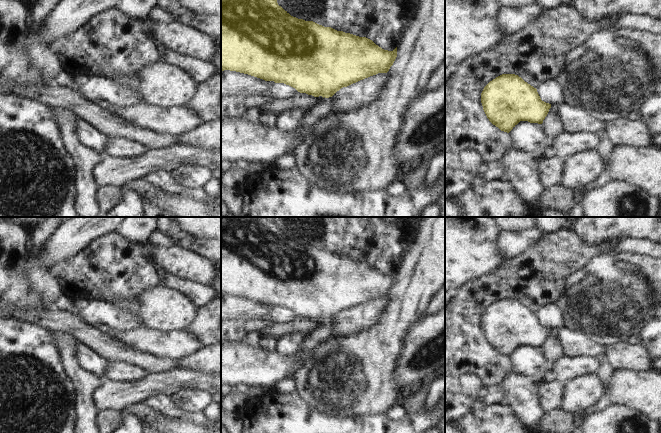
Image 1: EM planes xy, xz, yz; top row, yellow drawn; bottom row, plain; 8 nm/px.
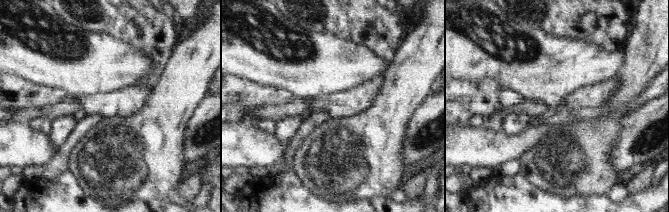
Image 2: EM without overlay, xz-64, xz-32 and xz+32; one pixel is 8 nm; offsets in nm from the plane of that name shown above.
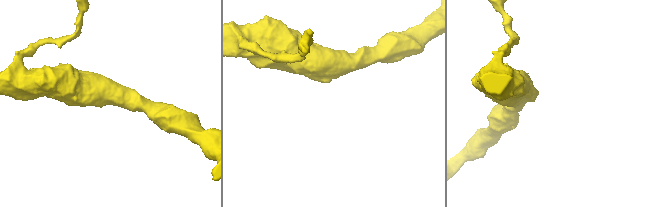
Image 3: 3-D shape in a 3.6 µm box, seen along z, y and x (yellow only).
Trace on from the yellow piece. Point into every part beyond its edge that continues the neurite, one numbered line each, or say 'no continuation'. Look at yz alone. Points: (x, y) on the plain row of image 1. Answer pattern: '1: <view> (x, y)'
no continuation

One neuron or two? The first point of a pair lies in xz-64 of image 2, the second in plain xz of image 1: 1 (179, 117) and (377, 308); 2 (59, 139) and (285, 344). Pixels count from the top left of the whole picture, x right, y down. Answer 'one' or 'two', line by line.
1: two
2: one

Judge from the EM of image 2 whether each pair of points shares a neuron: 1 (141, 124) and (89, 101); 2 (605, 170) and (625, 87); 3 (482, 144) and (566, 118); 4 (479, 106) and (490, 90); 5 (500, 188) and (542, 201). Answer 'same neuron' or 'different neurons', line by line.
1: different neurons
2: same neuron
3: same neuron
4: same neuron
5: same neuron

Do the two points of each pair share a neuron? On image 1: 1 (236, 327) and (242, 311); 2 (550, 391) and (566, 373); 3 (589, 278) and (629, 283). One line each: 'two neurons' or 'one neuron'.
1: two neurons
2: two neurons
3: one neuron

